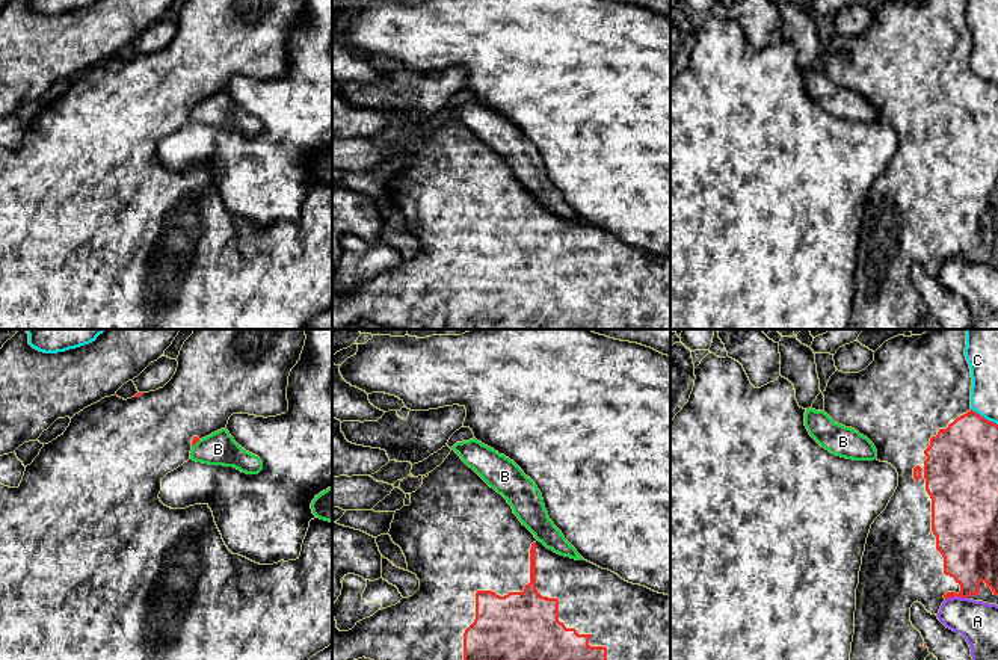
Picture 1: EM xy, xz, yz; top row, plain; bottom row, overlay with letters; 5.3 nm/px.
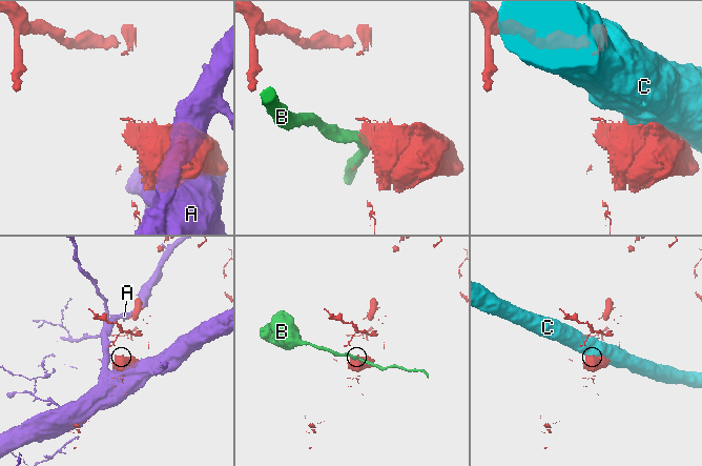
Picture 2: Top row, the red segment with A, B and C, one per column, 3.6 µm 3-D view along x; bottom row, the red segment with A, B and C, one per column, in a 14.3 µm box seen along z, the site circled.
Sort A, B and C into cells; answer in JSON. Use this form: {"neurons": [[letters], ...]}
{"neurons": [["A"], ["B"], ["C"]]}

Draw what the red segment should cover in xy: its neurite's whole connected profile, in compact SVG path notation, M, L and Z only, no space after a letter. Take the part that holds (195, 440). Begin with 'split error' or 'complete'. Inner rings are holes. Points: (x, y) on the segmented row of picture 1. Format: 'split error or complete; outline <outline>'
split error; outline M195 329L180 350L175 375L163 388L149 393L137 393L134 397L127 400L115 394L85 408L71 418L69 426L60 436L48 444L44 444L39 455L30 465L26 467L18 488L9 488L0 483L0 660L310 660L313 655L332 643L332 523L320 518L310 521L300 556L296 560L281 560L273 565L260 565L243 556L233 554L228 550L208 504L195 504L186 509L171 509L159 498L162 491L162 479L190 459L190 450L199 439L220 429L226 429L228 420L233 414L242 412L267 418L285 414L288 411L288 376L291 369L300 359L305 340L305 329Z

